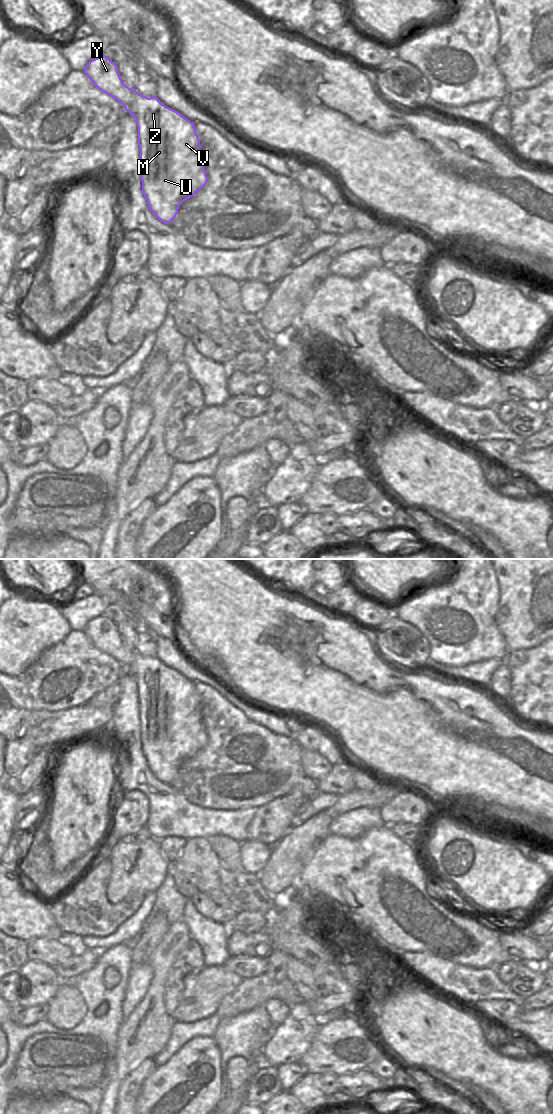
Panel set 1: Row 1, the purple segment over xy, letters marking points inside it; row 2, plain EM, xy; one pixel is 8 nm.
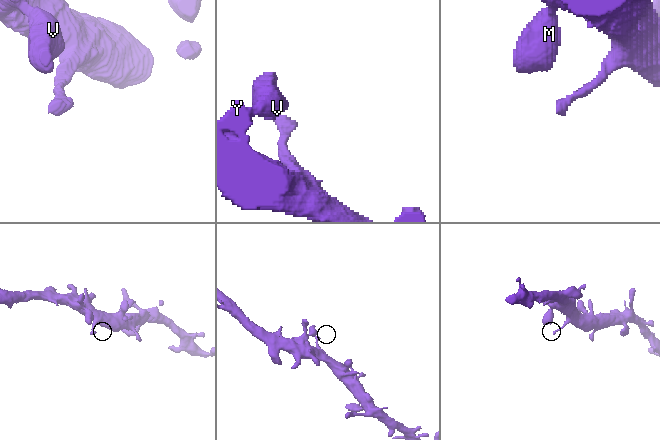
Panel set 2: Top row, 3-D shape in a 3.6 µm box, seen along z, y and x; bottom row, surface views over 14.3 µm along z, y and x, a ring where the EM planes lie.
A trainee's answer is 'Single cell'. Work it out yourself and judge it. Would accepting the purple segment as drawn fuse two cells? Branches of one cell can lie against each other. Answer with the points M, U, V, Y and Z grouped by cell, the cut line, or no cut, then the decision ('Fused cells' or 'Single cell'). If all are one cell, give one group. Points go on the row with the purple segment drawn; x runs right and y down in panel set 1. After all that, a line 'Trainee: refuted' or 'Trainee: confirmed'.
Groups: M U V Y Z. No split. Single cell
Trainee: confirmed

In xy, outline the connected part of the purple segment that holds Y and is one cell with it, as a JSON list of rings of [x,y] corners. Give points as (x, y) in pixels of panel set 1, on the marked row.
[[[104,54],[91,60],[86,65],[84,73],[96,88],[117,100],[136,119],[142,193],[152,214],[161,222],[170,224],[176,217],[180,205],[194,196],[208,181],[200,153],[200,139],[196,133],[194,122],[165,106],[156,96],[148,98],[139,94],[135,88],[129,88],[122,81],[117,65]]]

